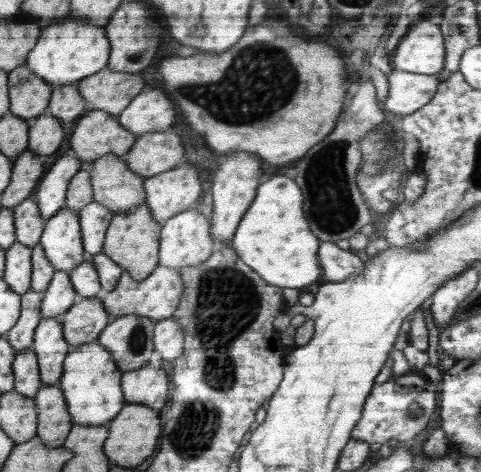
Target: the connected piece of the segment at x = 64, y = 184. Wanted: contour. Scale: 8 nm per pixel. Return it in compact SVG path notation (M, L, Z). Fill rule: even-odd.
M70 153L58 159L37 186L36 201L40 217L47 222L58 209L64 207L70 180L84 167L80 157Z

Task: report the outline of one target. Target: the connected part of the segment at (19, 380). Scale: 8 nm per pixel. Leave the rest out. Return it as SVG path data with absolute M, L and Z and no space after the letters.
M31 347L20 351L12 363L14 390L28 398L35 398L43 386L40 380L39 357Z

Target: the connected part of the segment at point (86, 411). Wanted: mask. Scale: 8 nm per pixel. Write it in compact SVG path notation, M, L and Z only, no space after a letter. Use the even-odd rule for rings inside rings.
M97 341L70 349L64 359L63 375L59 378L59 384L74 425L108 424L126 406L122 372L116 364L116 358Z

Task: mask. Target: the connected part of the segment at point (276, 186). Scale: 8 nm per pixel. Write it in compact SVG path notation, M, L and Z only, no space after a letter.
M274 176L259 184L256 200L242 216L232 237L232 249L240 260L254 268L268 284L282 288L302 289L318 280L322 269L318 260L320 240L310 232L302 210L303 192L288 176Z

